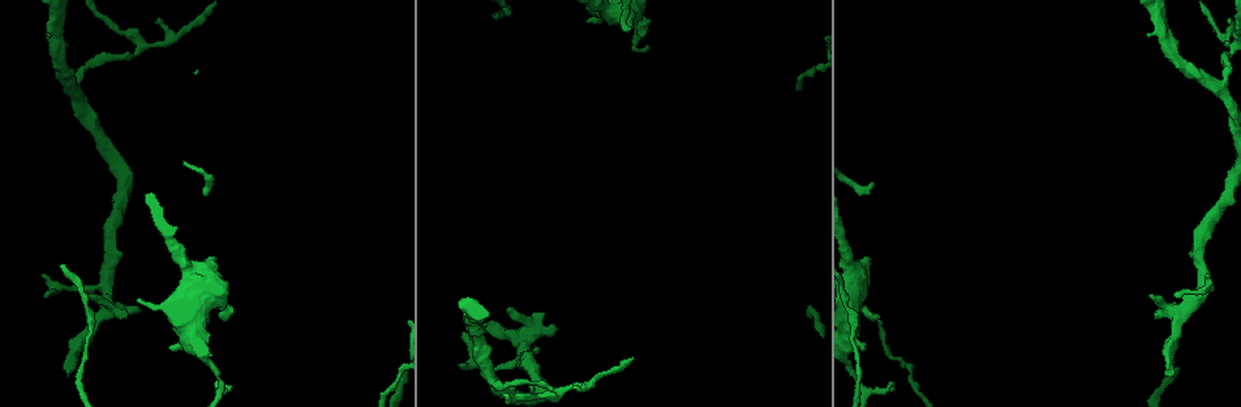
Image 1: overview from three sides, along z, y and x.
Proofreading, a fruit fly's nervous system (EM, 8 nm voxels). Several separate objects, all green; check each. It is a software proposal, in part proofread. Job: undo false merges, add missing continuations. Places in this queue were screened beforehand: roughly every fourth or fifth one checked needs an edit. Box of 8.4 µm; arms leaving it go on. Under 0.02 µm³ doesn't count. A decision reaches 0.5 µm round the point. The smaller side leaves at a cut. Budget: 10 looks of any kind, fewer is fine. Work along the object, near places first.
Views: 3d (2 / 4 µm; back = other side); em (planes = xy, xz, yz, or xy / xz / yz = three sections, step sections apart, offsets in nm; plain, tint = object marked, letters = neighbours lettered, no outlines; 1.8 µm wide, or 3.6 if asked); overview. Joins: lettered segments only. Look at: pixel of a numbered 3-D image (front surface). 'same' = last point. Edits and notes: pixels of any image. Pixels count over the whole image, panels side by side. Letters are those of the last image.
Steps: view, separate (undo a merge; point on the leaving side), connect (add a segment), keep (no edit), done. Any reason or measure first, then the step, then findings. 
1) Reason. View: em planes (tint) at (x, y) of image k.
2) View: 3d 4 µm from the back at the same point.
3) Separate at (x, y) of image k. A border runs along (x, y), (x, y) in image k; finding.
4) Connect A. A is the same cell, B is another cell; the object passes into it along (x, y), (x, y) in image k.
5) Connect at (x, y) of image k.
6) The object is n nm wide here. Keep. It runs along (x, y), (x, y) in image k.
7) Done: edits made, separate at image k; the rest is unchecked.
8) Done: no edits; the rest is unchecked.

Free end. View: 3d 4 µm from the back at (126, 317) of image 1.

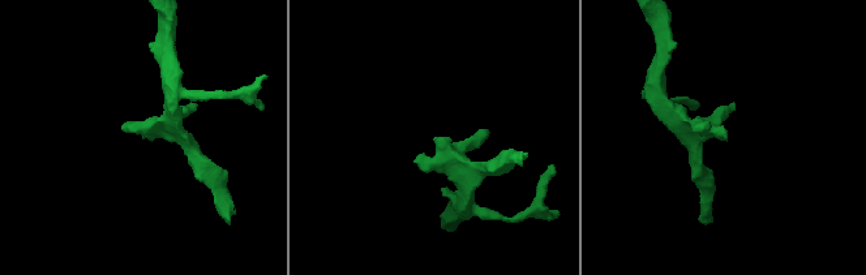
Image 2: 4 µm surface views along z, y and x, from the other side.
View: em yz step 16 (letters) at (436, 139) of image 2.

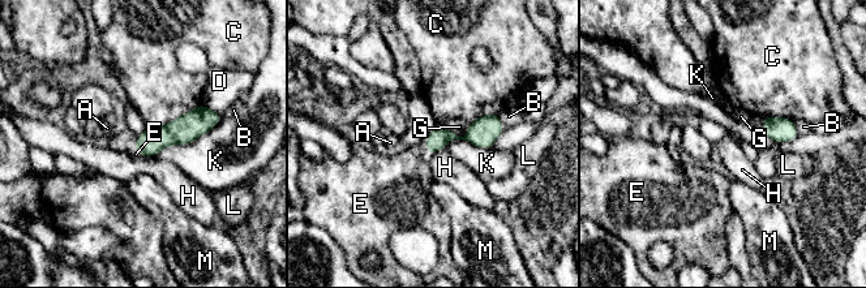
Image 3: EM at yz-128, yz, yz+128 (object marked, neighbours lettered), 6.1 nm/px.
Cut it another way. View: em planes (letters) at the same point.

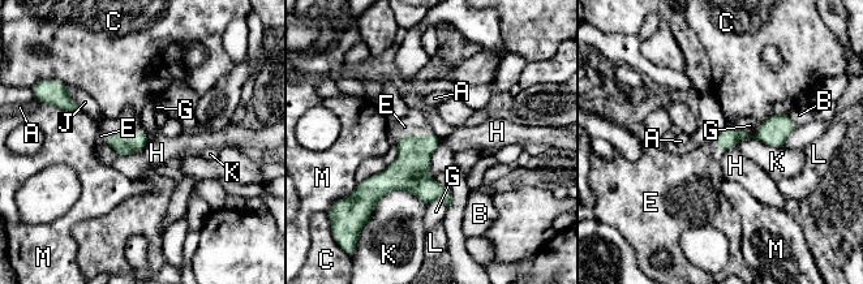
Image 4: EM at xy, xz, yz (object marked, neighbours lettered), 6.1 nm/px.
Connect E. E is the same cell, A, B, C, G, H, J, K, L and M are other cells; the object passes into it along (415, 151), (413, 134), (416, 123) in image 4; it goes on there.

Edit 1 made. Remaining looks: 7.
See it whole again. View: overview.

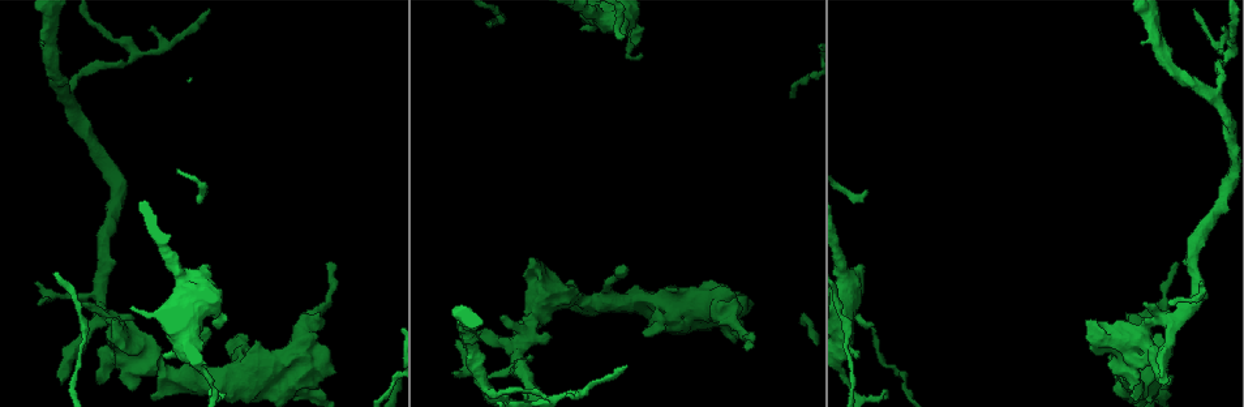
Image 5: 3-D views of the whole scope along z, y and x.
A fork. View: 3d 4 µm at (301, 340) of image 5.

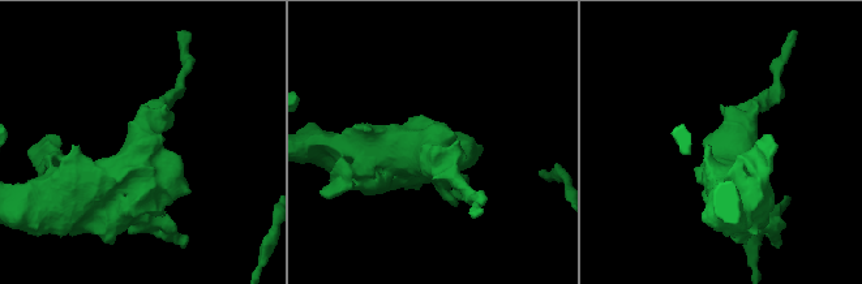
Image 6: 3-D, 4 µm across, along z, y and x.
View: em planes (letters) at (145, 143) of image 6.

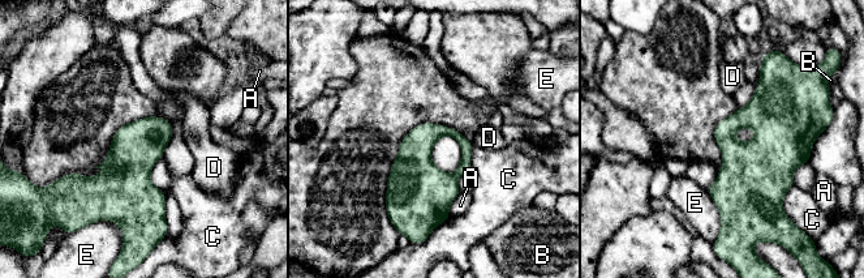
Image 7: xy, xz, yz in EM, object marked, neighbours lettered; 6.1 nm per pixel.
The object is 200 nm wide here. Keep. A, B, C, D and E are other cells; a border runs along (159, 158), (150, 180), (164, 192) in image 7; all the same neuron.

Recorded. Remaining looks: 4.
Stops while still wide. View: 3d 2 µm at (163, 356) of image 5.

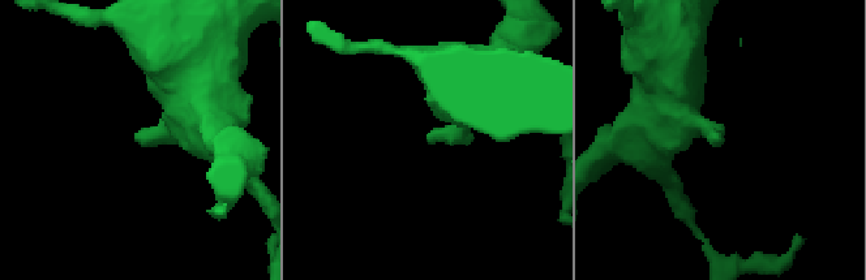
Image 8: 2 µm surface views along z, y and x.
View: em xz step 8 (letters) at (429, 138) of image 8.

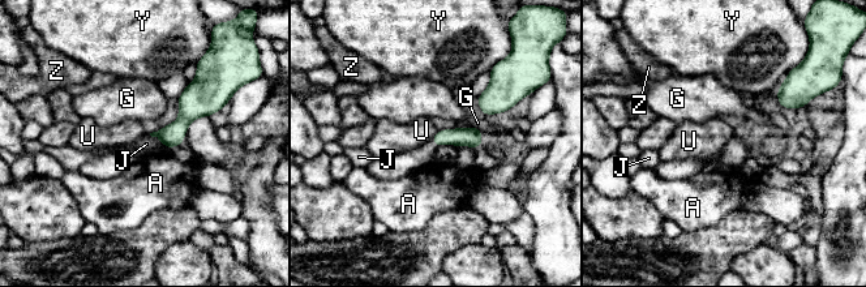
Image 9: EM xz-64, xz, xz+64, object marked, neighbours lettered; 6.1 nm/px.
Keep. A, G, J, U, Y and Z are other cells; a border runs along (438, 131), (429, 140) in image 9; no lettered segment goes on from it.

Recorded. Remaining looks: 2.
An open end. View: em 3.6 µm xy step 16 (tint) at (210, 266) of image 5.

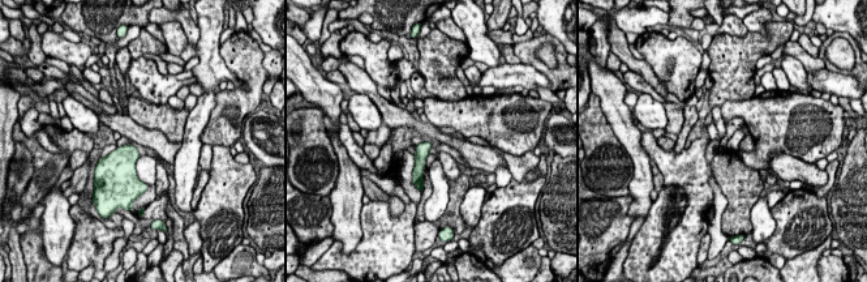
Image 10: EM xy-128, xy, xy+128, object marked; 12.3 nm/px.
Cut it another way. View: em 3.6 µm planes (letters) at the same point.

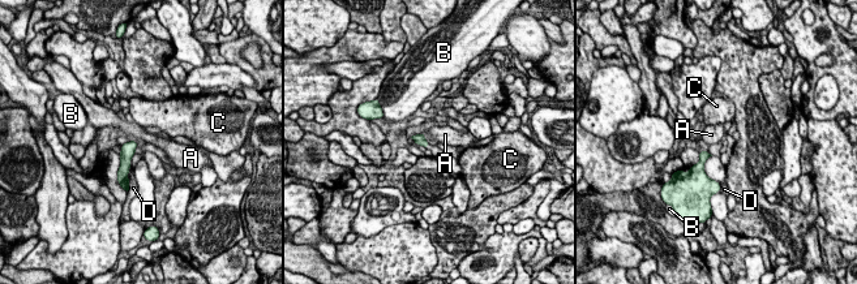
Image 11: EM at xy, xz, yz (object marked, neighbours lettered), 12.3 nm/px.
Keep. A, B, C and D are other cells; none of them fits.

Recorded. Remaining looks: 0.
Done: edits made, connect at image 4; the rest is unchecked.

